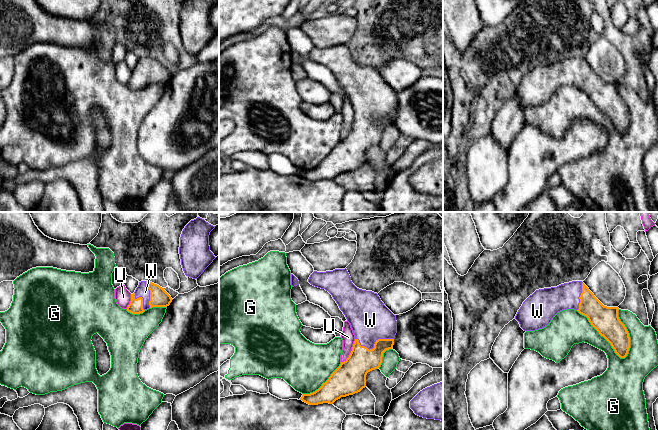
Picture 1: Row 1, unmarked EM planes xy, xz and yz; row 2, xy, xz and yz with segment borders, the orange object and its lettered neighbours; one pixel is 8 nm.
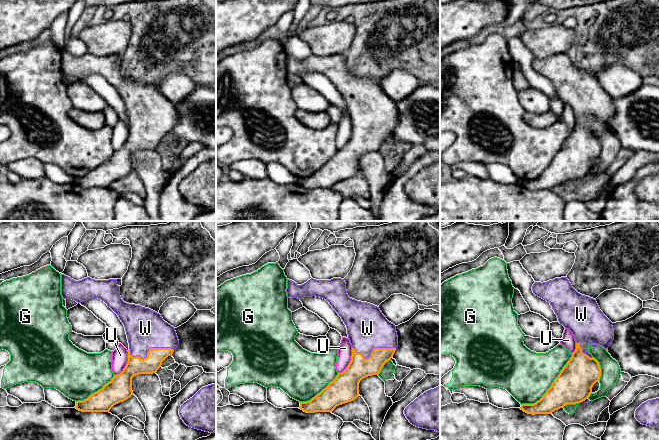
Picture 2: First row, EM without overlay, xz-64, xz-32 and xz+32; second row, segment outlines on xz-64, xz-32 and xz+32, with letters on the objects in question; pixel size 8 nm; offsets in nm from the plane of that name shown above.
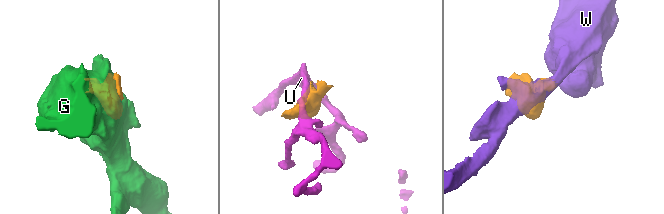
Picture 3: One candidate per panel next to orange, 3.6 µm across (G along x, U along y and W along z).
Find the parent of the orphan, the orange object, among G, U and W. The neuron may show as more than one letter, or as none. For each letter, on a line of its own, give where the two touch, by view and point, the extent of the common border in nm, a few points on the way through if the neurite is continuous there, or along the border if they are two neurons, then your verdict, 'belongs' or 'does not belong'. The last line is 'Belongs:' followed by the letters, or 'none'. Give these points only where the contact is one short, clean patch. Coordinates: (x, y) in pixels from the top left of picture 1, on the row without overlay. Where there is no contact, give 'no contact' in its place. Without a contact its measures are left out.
G: contact yz (602, 111); length 550 nm; does not belong
U: contact xz (351, 127); length 220 nm; border xz (355, 115), (350, 130), (341, 138); does not belong
W: contact xz (374, 122); length 320 nm; way xz (361, 136), (374, 122), (374, 103), (370, 96); belongs
Belongs: W

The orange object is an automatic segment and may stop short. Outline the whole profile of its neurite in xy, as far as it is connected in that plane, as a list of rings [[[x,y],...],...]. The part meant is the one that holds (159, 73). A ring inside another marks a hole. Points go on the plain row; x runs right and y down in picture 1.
[[[141,57],[135,68],[131,70],[127,87],[140,90],[152,83],[167,83],[172,76],[164,64],[149,57]]]

